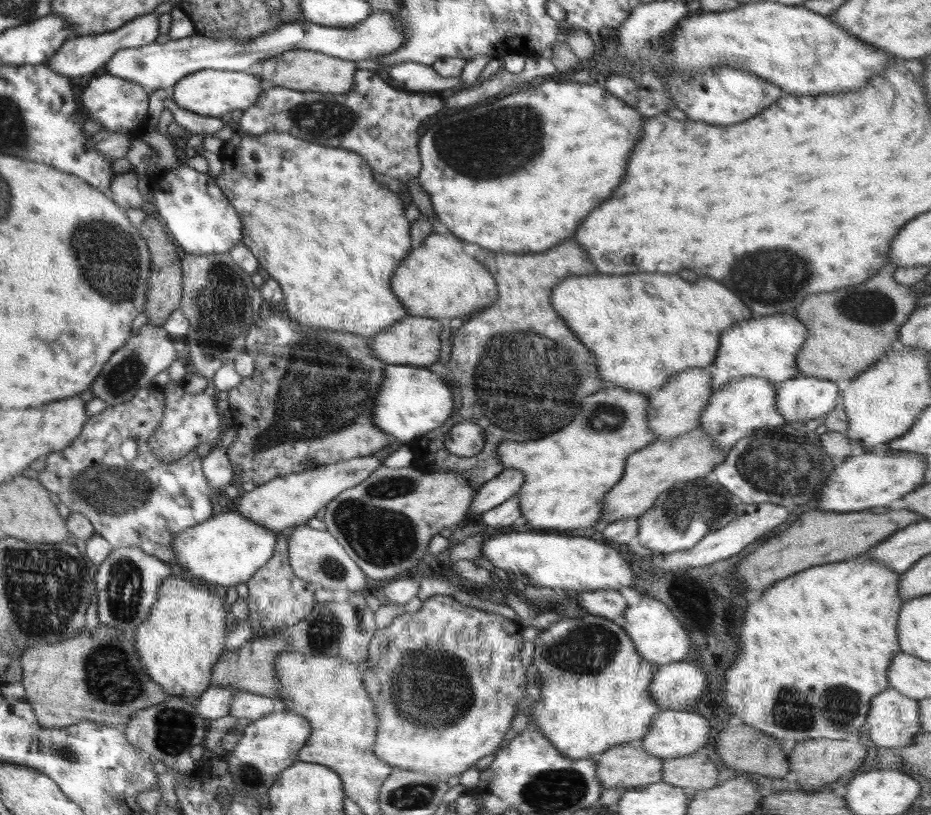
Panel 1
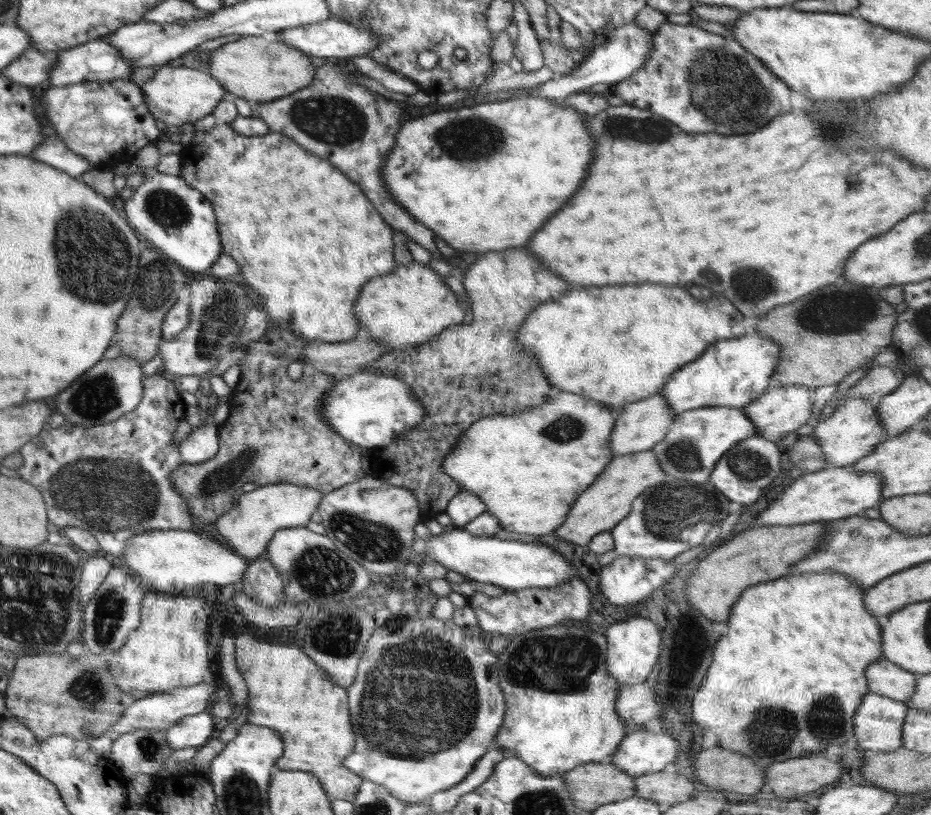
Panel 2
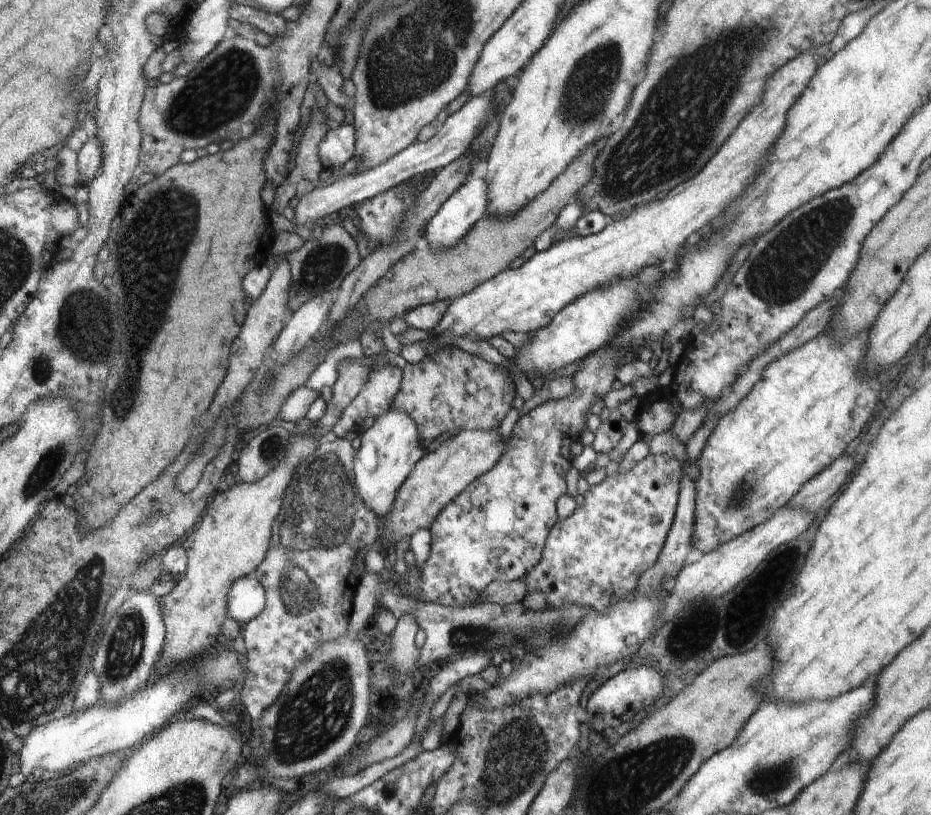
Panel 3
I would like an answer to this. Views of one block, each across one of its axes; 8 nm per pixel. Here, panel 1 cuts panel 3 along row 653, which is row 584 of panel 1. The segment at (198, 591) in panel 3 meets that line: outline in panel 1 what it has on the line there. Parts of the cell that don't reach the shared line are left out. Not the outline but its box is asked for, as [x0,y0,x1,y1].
[134,578,229,696]

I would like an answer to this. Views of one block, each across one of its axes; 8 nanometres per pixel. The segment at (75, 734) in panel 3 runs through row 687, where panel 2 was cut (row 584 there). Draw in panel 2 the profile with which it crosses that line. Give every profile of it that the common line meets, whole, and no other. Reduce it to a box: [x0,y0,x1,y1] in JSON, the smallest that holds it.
[120,529,250,594]

